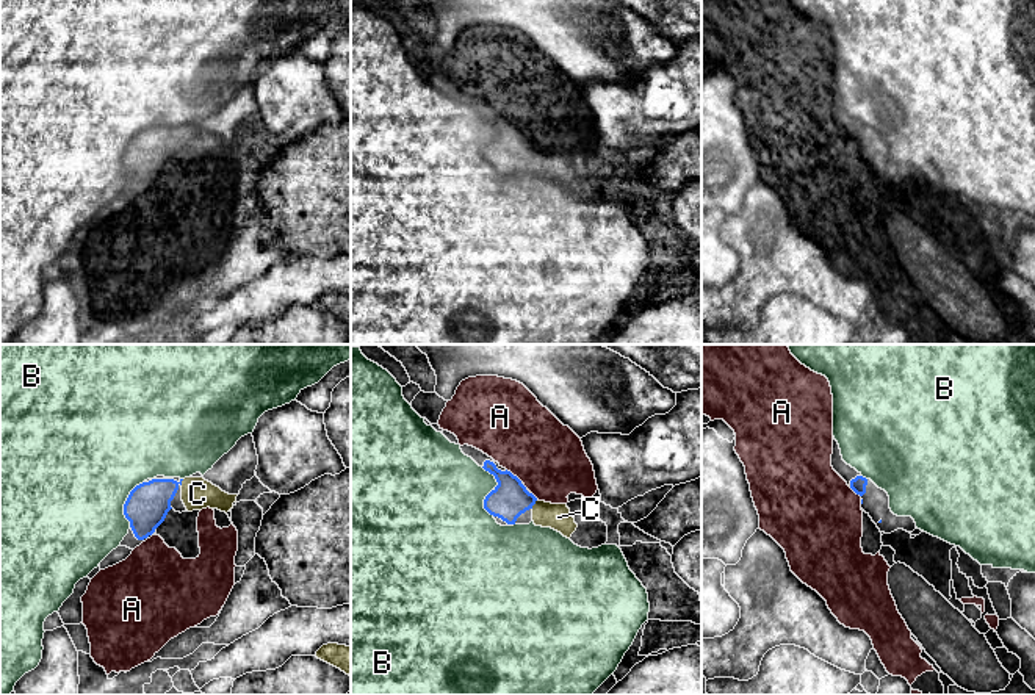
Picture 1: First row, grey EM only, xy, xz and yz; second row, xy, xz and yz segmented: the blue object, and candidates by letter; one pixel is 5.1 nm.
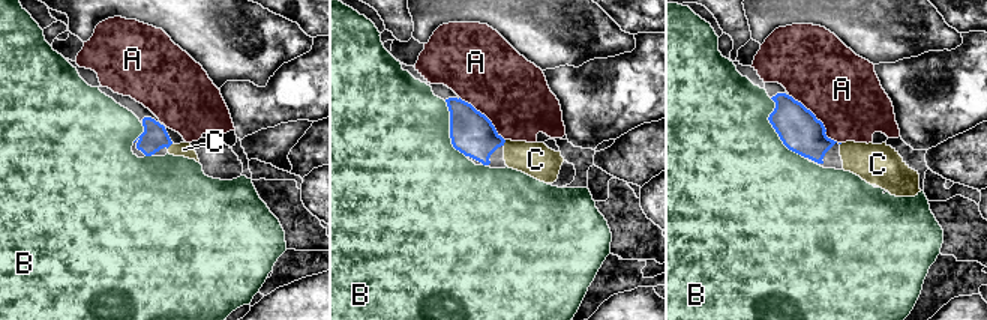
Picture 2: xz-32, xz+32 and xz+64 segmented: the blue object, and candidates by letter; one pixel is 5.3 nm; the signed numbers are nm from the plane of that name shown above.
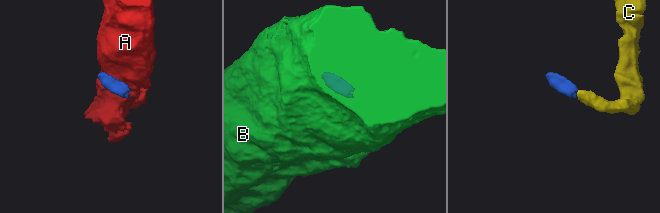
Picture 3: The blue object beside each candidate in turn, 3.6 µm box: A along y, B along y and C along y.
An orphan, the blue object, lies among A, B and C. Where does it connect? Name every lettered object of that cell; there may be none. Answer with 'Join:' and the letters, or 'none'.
Join: C

